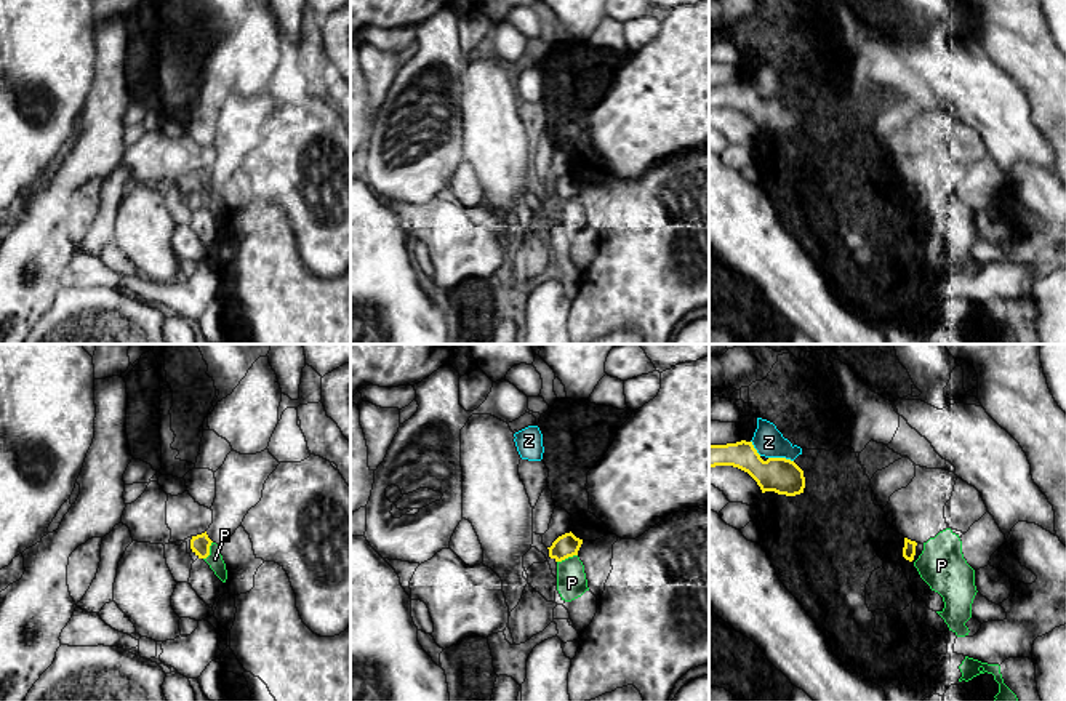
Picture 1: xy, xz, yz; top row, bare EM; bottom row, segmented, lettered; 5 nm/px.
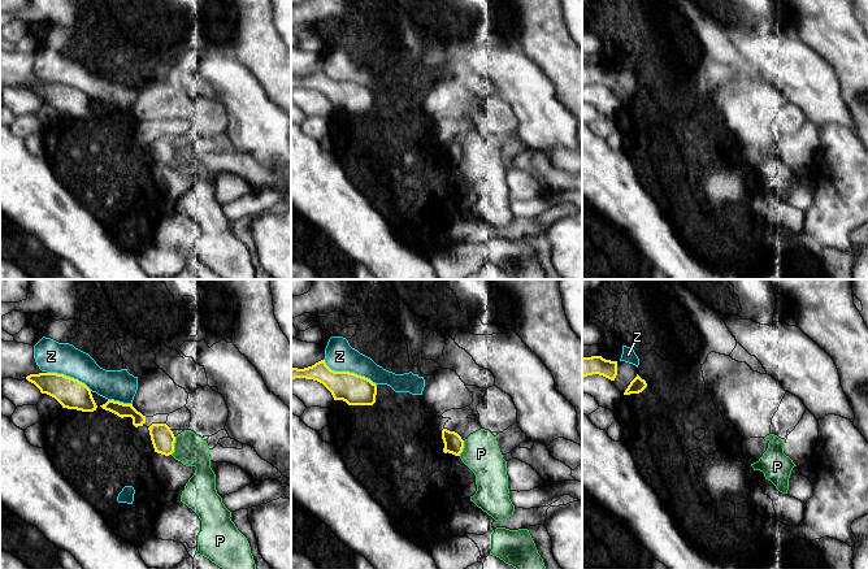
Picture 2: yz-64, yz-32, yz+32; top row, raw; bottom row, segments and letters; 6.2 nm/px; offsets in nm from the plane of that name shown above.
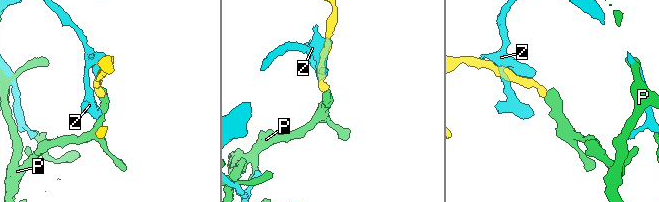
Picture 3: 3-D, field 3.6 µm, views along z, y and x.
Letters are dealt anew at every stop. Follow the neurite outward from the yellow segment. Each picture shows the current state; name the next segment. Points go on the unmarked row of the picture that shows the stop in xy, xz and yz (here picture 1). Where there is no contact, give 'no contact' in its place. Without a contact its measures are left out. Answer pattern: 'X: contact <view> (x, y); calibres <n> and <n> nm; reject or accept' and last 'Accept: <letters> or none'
P: contact xz (567, 199); calibres 120 and 150 nm; reject
Z: contact yz (781, 100); calibres 180 and 150 nm; reject
Accept: none

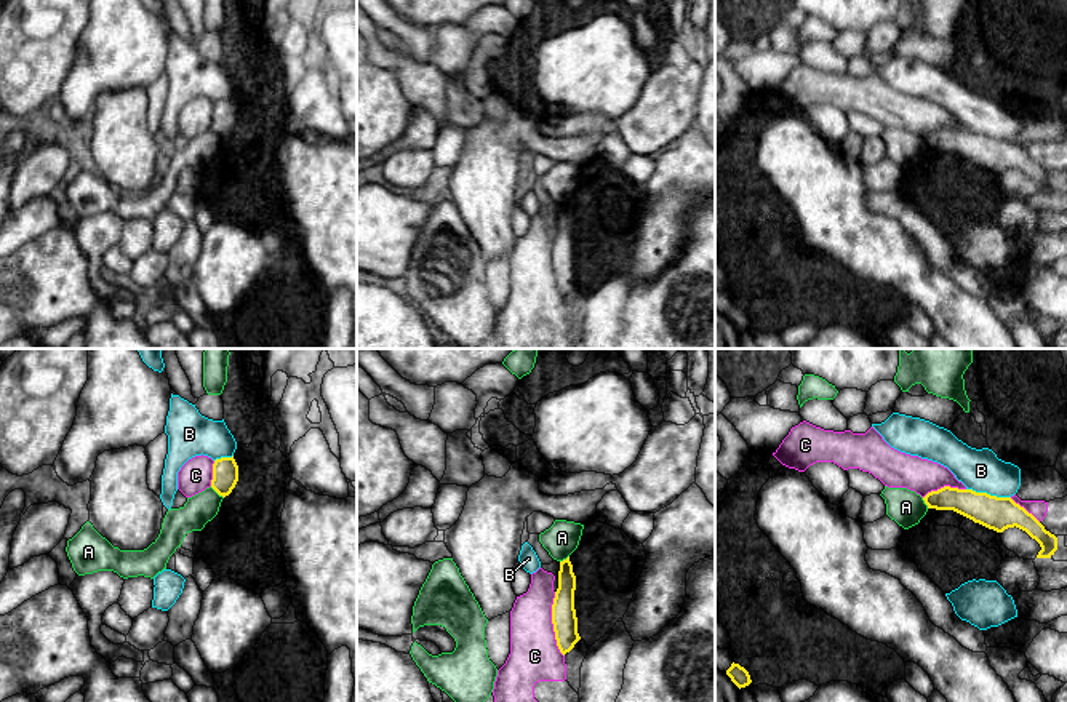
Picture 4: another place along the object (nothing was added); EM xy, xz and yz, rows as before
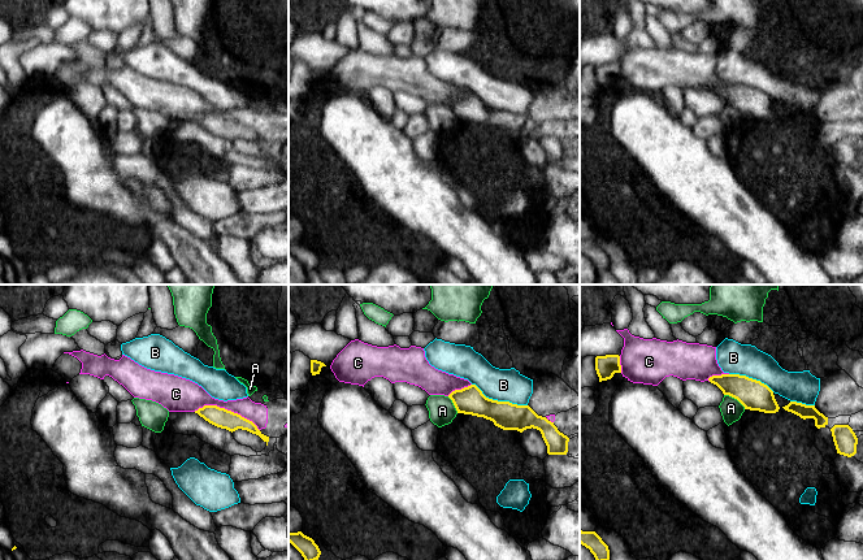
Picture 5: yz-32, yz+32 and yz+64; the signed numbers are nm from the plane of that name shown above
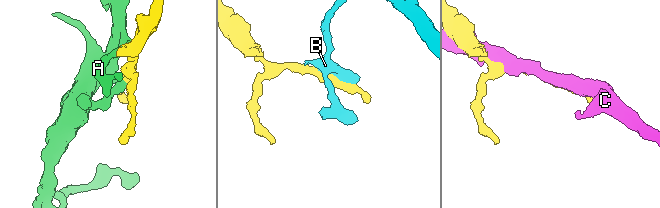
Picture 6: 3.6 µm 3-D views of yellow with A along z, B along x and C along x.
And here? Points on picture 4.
A: contact xy (216, 133); calibres 130 and 150 nm; reject
B: contact yz (989, 136); calibres 170 and 220 nm; reject
C: contact xz (552, 264); calibres 130 and 260 nm; reject
Accept: none

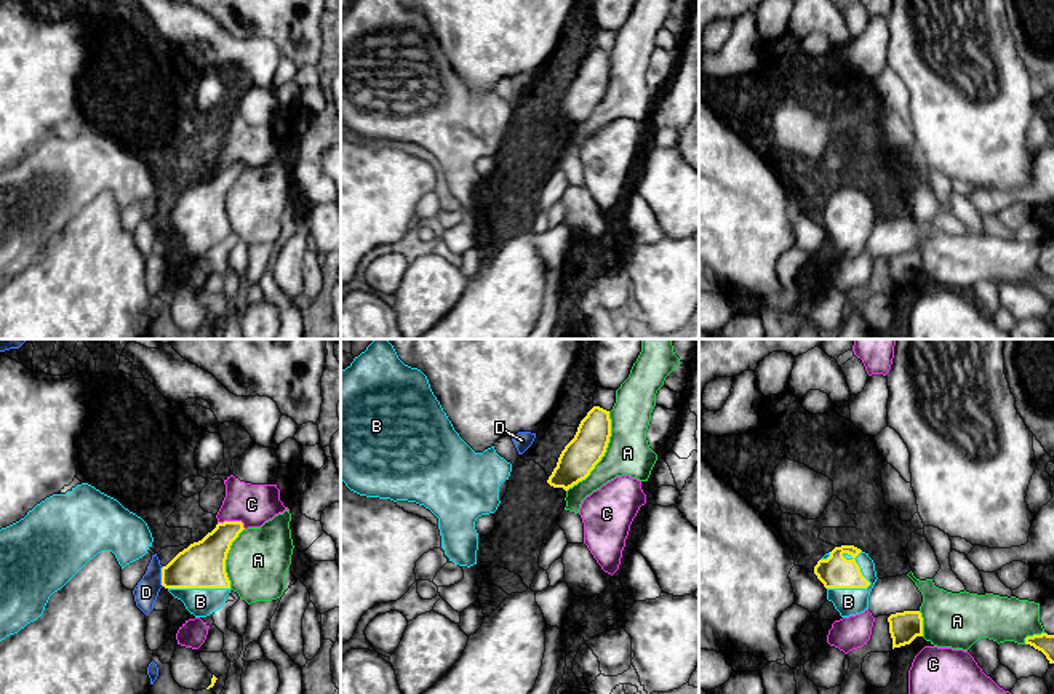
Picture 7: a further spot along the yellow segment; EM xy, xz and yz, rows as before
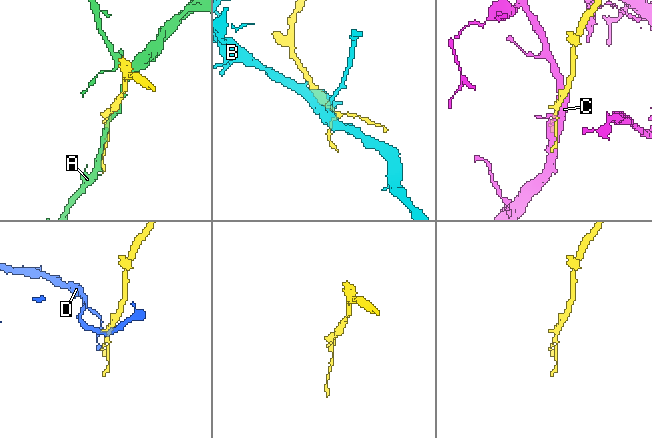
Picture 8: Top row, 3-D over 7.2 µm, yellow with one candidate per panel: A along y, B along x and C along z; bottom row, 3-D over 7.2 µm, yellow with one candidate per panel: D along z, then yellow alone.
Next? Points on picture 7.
A: contact xz (603, 96); calibres 180 and 220 nm; reject
B: contact yz (864, 229); calibres 160 and 140 nm; accept
C: contact xy (232, 163); calibres 220 and 200 nm; reject
D: contact xy (162, 218); calibres 240 and 120 nm; reject
Accept: B

